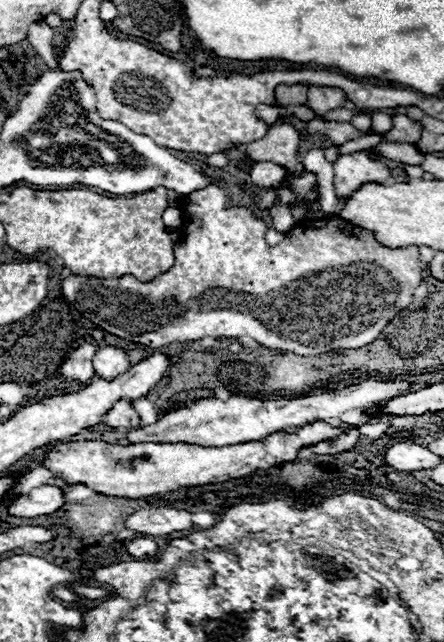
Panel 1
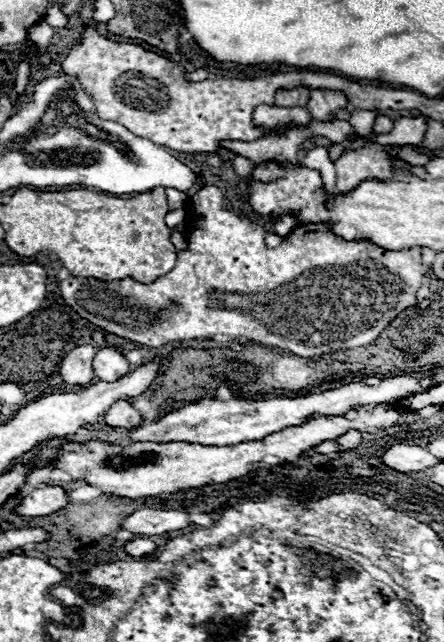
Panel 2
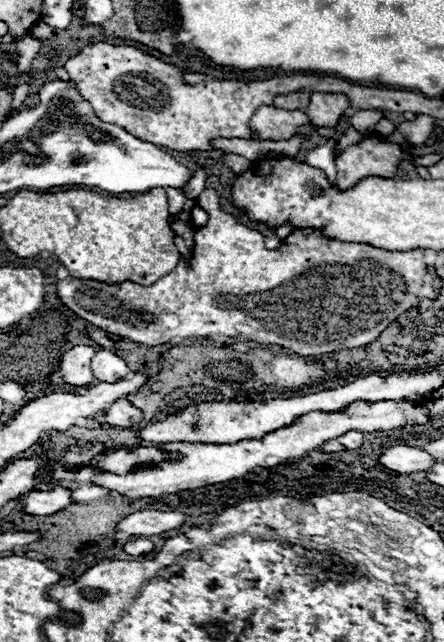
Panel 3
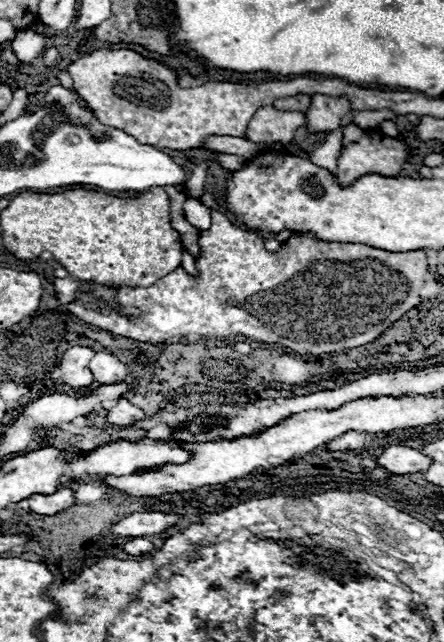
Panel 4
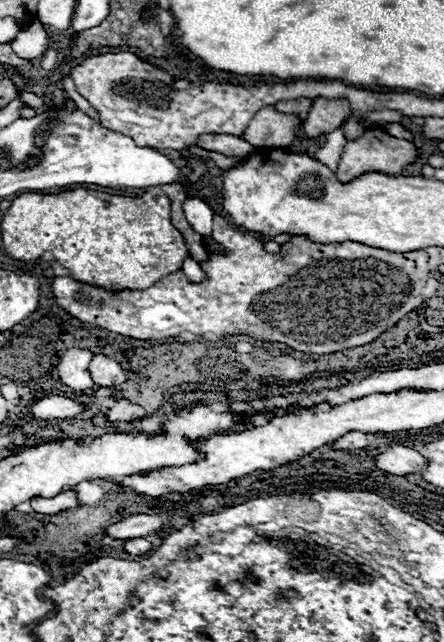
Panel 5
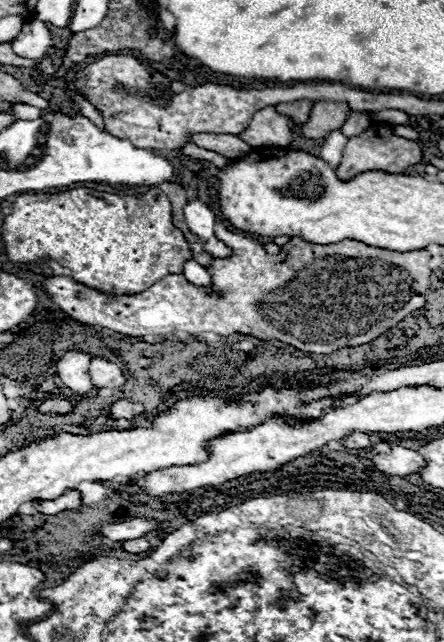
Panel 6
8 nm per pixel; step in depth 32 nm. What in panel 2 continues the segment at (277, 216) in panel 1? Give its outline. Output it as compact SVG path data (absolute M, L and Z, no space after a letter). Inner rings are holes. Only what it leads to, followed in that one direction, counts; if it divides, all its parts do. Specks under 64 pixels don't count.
M286 214L274 222L274 232L280 236L286 236L286 234L290 234L290 230L294 230L294 226L296 226L294 218L290 214Z

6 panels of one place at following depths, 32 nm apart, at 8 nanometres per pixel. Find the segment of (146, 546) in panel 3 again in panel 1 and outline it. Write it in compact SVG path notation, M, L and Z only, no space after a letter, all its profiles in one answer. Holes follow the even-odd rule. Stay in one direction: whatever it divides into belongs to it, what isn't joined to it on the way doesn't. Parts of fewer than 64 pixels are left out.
M136 538L132 540L128 546L128 554L144 558L144 556L156 556L158 554L158 544L150 538Z

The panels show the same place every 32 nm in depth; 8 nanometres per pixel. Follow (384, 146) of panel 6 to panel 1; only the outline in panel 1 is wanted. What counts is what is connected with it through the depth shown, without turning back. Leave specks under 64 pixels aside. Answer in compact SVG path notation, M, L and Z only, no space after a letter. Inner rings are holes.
M368 150L340 156L334 162L334 192L340 200L350 198L366 182L386 184L388 180L388 166L384 162L372 160Z

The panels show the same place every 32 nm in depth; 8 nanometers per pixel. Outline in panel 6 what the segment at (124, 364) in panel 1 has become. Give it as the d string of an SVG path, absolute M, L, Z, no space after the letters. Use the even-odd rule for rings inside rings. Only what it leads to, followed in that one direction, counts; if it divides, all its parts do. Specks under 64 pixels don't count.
M100 356L92 358L90 374L92 374L92 382L96 388L118 388L126 382L126 376L120 370L120 366Z

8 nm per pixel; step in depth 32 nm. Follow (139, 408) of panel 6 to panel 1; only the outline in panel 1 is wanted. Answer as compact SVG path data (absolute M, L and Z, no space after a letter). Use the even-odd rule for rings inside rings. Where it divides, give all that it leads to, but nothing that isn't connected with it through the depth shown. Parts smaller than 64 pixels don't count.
M128 400L116 402L112 410L108 410L108 414L104 416L104 422L112 428L132 428L134 430L136 426L142 426L134 406Z

